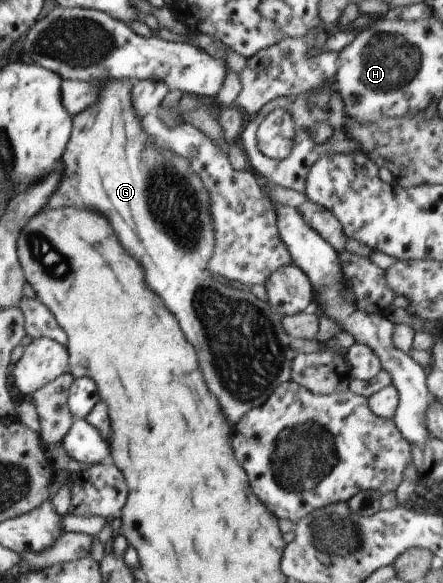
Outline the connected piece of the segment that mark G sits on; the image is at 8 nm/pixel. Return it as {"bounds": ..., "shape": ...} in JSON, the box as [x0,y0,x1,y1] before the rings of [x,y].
{"bounds":[43,80,297,428],"shape":[[[109,80],[107,83],[101,83],[100,99],[91,108],[85,109],[82,113],[76,114],[72,117],[72,133],[67,143],[67,151],[63,155],[64,173],[62,176],[61,187],[59,191],[56,190],[53,201],[43,210],[49,210],[49,207],[77,207],[77,209],[95,209],[97,213],[103,213],[103,217],[107,217],[107,221],[111,221],[111,227],[115,229],[115,235],[119,237],[119,243],[123,245],[123,249],[127,249],[127,253],[131,253],[131,257],[135,257],[139,261],[139,265],[143,265],[143,273],[145,273],[145,281],[147,287],[157,293],[157,297],[163,301],[163,305],[177,317],[187,341],[191,341],[195,345],[197,357],[199,357],[199,367],[203,371],[205,383],[209,387],[209,391],[217,397],[223,415],[227,417],[227,423],[235,428],[239,421],[254,408],[264,405],[267,399],[273,394],[273,391],[282,385],[285,381],[292,380],[292,362],[297,355],[291,350],[290,336],[283,330],[280,319],[277,315],[271,313],[271,309],[267,307],[267,303],[263,303],[251,293],[251,291],[241,291],[241,289],[233,289],[225,280],[211,276],[207,270],[207,263],[211,258],[214,249],[214,230],[212,227],[212,220],[210,217],[210,200],[207,191],[203,188],[201,179],[190,169],[189,163],[180,156],[169,152],[168,150],[155,150],[150,143],[150,138],[147,132],[142,129],[140,125],[141,118],[134,113],[130,94],[133,81],[129,80]]]}

